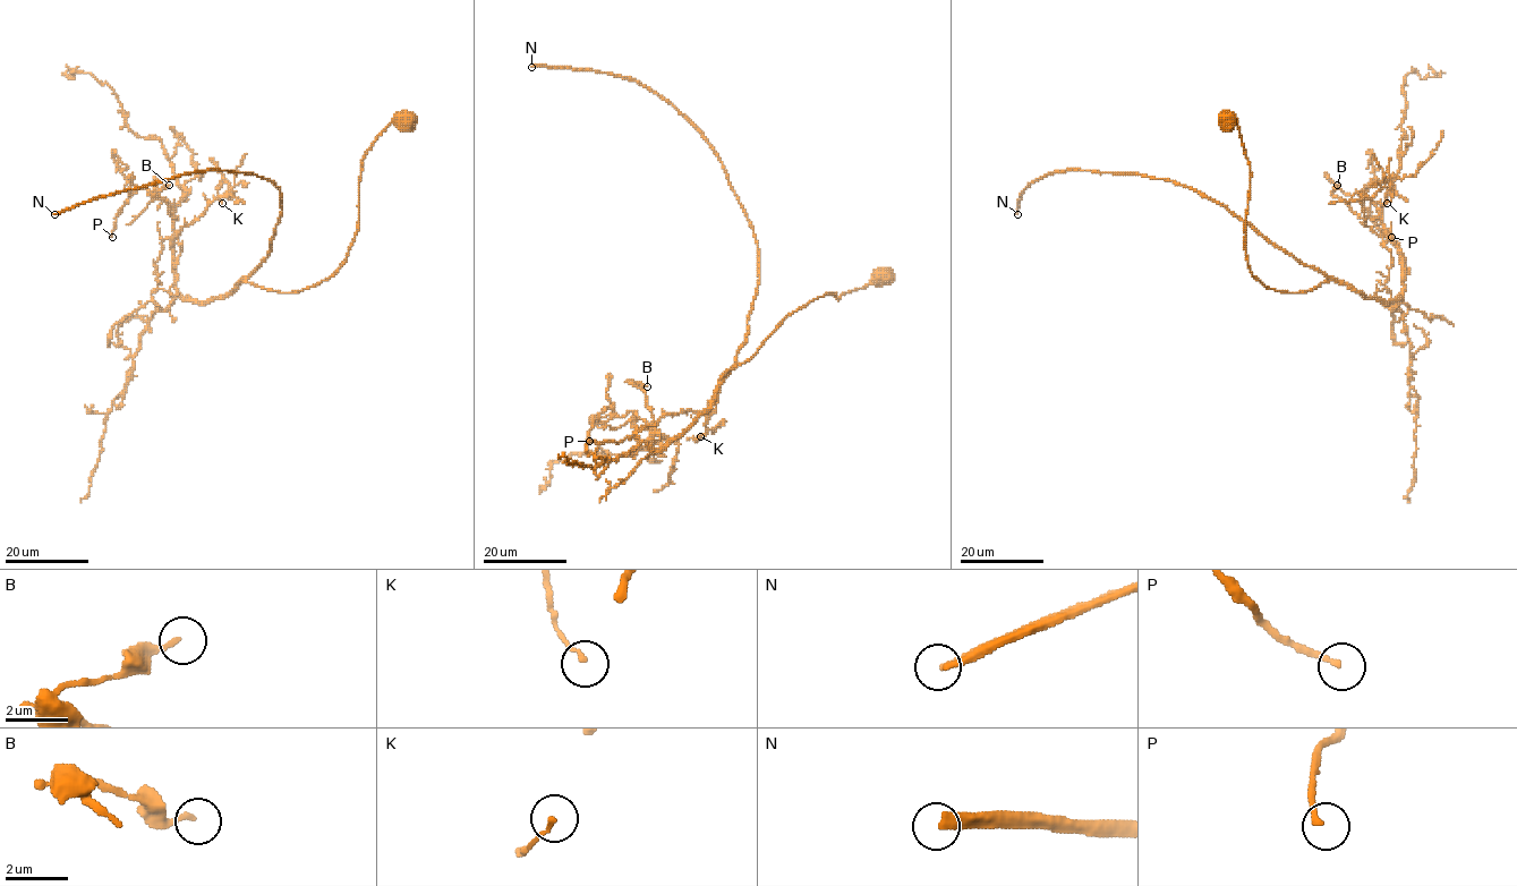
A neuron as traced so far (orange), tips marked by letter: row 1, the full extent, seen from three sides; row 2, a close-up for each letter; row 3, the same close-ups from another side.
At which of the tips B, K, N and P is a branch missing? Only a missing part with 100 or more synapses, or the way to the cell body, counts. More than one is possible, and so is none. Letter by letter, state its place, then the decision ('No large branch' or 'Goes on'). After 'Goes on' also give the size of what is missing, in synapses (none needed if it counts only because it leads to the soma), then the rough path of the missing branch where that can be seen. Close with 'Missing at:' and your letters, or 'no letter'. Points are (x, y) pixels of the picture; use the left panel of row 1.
B: Place: (169, 185). No large branch
K: Place: (222, 203). No large branch
N: Place: (54, 214). Goes on. Roughly 250 synapses
P: Place: (112, 237). No large branch
Missing at: N

